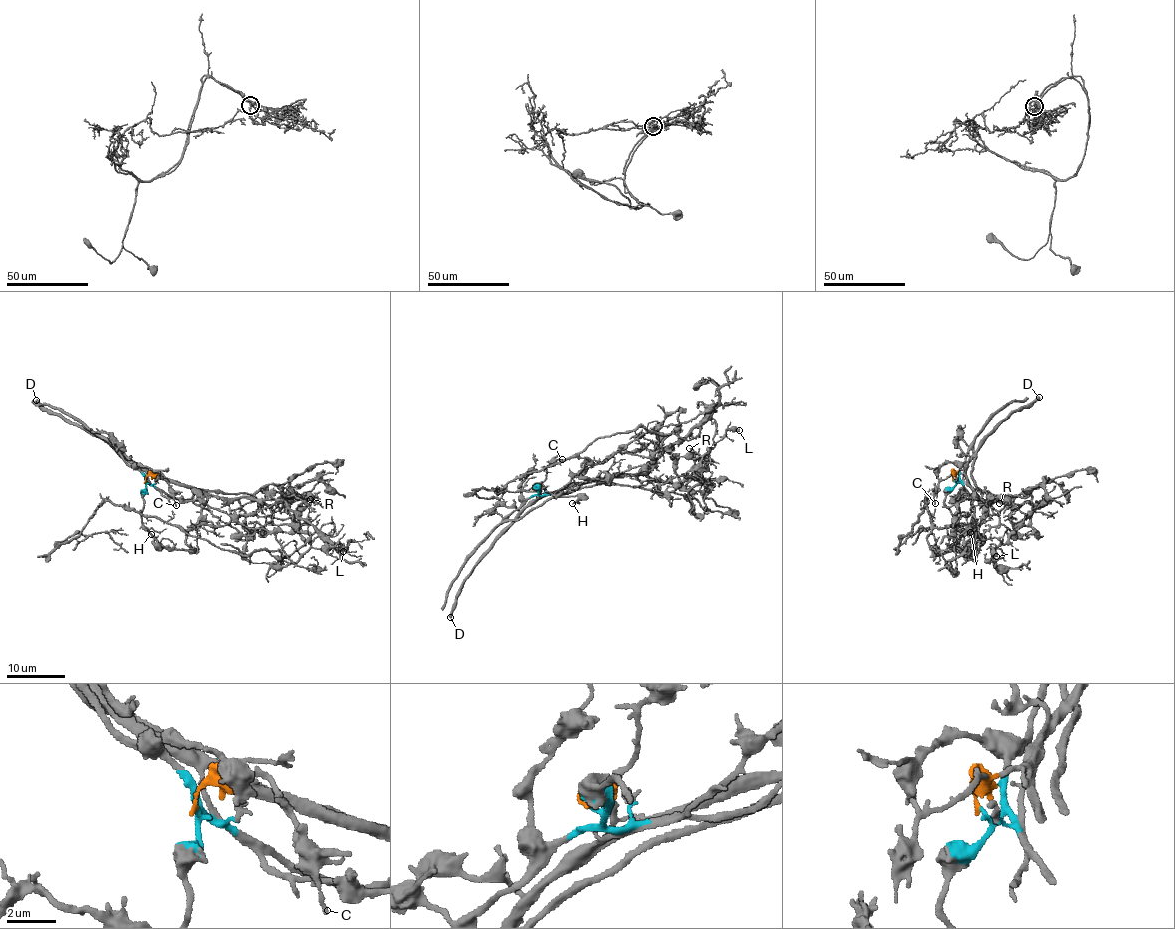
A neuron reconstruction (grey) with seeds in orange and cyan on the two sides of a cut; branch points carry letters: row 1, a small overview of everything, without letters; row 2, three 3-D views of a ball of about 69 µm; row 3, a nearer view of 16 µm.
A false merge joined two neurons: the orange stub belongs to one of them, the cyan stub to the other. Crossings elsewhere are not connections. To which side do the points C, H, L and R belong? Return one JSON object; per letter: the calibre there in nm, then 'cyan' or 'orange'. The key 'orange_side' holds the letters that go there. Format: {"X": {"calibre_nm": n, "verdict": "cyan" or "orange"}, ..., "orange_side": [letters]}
{"C": {"calibre_nm": 150, "verdict": "orange"}, "H": {"calibre_nm": 120, "verdict": "cyan"}, "L": {"calibre_nm": 480, "verdict": "orange"}, "R": {"calibre_nm": 160, "verdict": "orange"}, "orange_side": ["C", "L", "R"]}

